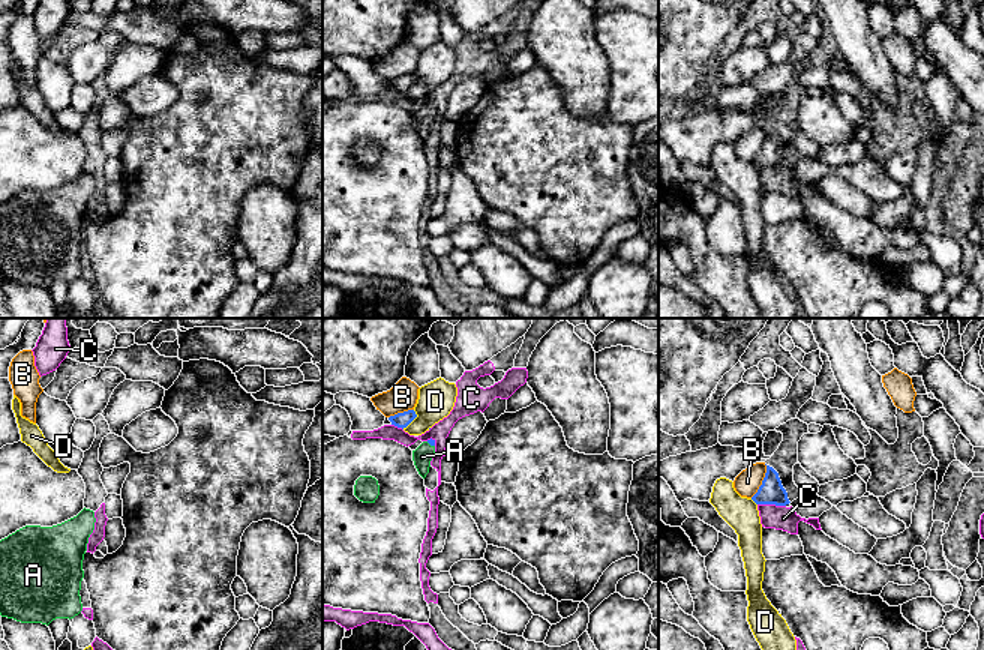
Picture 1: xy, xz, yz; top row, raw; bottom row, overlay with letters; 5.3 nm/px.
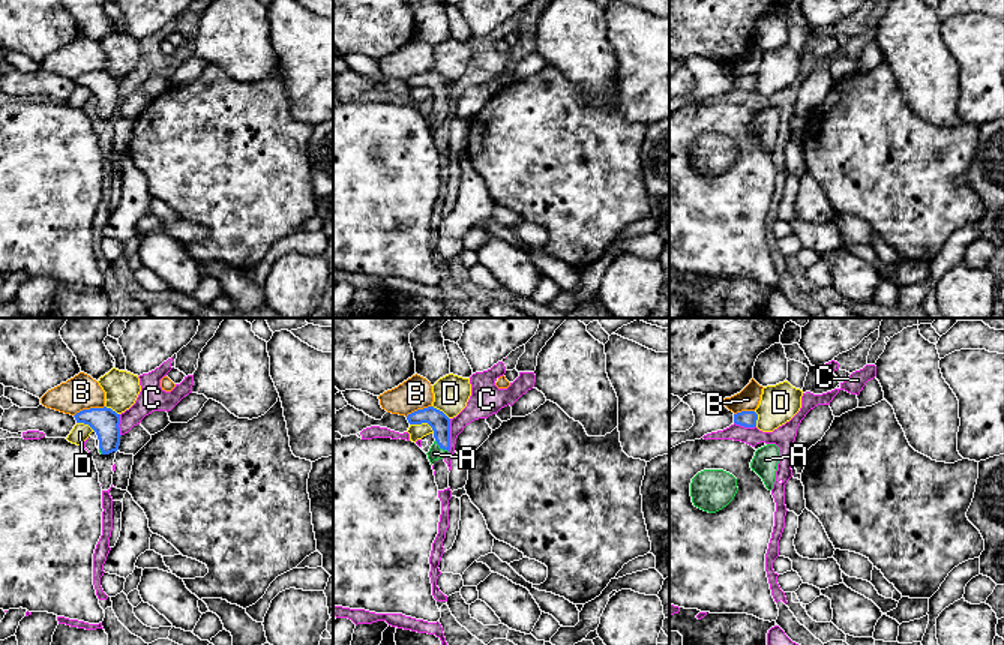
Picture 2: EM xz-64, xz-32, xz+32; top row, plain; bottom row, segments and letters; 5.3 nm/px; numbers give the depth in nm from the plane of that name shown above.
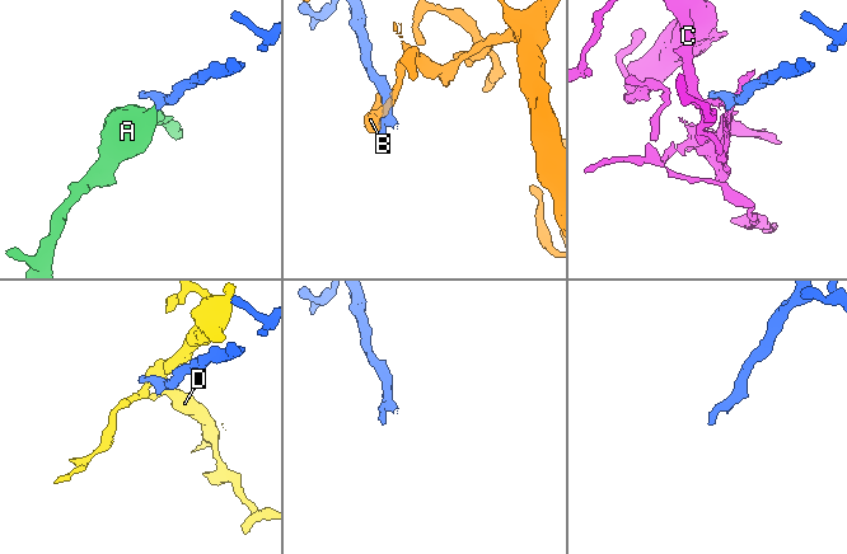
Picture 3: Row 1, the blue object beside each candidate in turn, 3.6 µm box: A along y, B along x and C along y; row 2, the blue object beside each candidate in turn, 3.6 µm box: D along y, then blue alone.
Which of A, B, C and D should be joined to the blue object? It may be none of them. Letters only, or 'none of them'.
A

